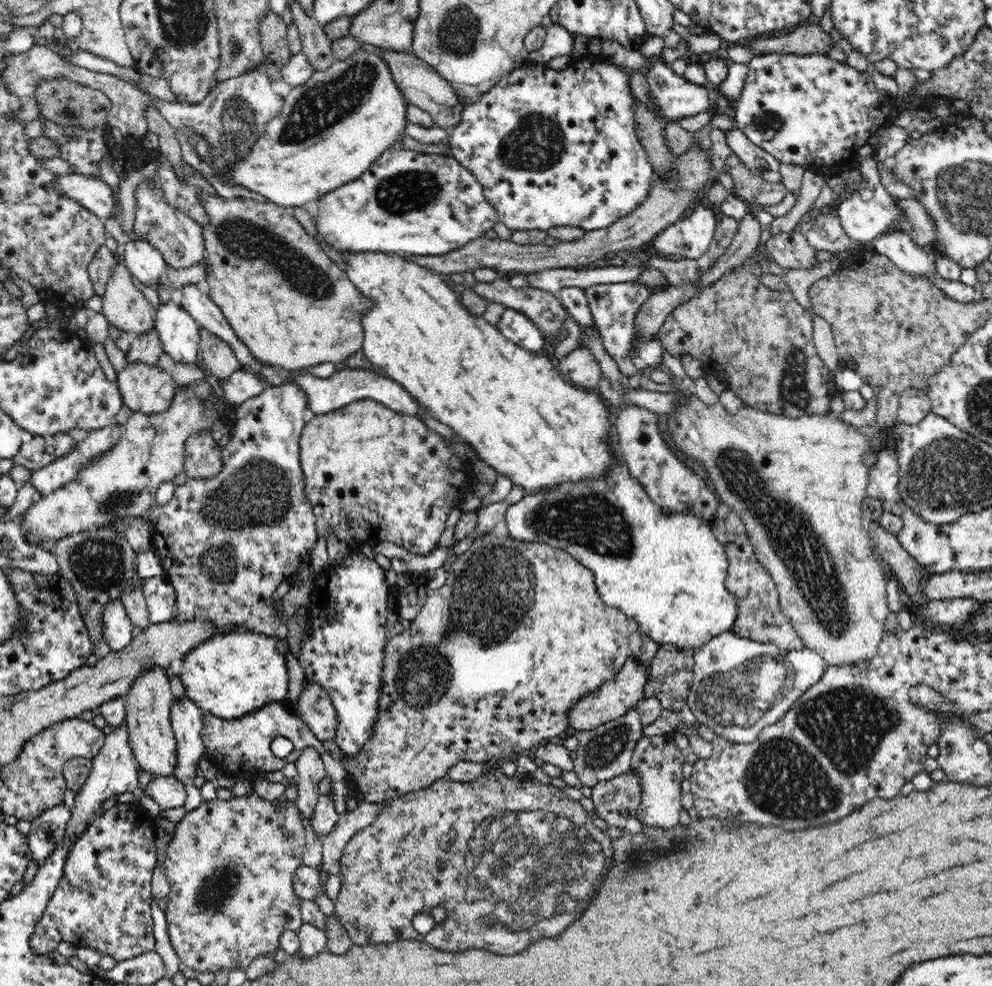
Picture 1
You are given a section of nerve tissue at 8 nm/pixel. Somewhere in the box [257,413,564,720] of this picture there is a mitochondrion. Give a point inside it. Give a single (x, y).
(496, 590)

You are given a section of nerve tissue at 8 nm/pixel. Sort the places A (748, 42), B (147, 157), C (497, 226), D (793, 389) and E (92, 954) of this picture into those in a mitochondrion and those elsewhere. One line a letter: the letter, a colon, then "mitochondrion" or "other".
A: other
B: other
C: other
D: mitochondrion
E: other

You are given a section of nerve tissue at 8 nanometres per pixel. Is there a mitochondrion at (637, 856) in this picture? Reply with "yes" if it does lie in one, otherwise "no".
yes

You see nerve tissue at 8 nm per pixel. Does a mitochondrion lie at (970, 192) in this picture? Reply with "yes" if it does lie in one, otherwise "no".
yes

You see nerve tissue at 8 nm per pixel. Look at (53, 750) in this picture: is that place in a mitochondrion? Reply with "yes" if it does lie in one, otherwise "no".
yes

